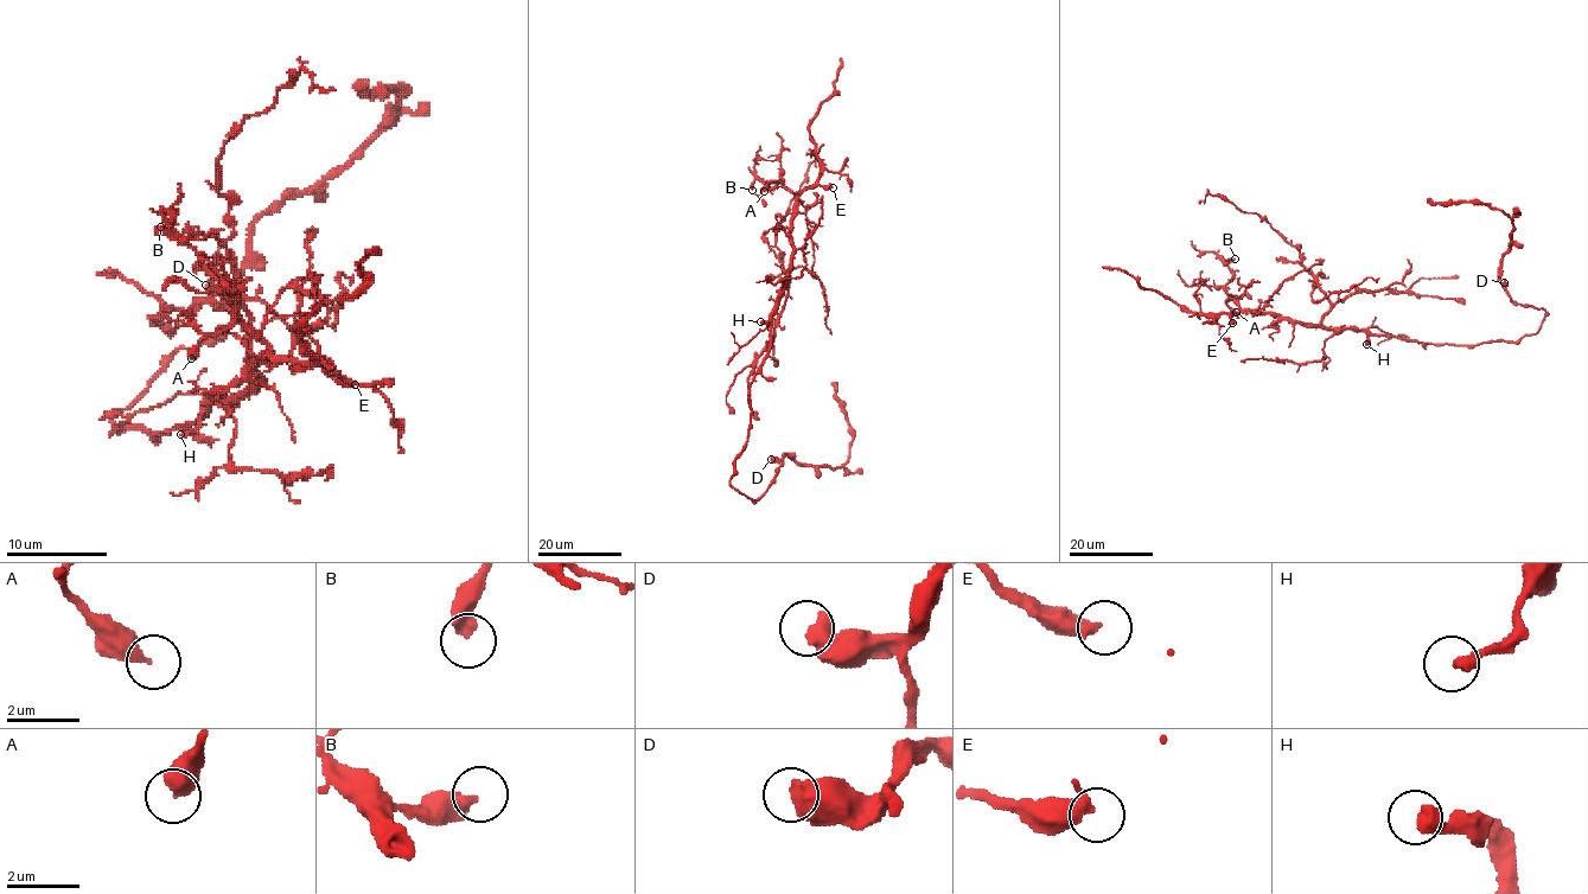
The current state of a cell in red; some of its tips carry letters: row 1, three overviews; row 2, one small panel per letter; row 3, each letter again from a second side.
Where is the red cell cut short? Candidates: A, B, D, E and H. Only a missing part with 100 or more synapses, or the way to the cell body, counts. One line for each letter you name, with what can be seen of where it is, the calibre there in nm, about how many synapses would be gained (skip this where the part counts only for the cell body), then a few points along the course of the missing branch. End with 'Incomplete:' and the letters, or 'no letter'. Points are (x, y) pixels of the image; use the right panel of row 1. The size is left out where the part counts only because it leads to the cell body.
H: (1366, 344) | 400 nm
Incomplete: H

